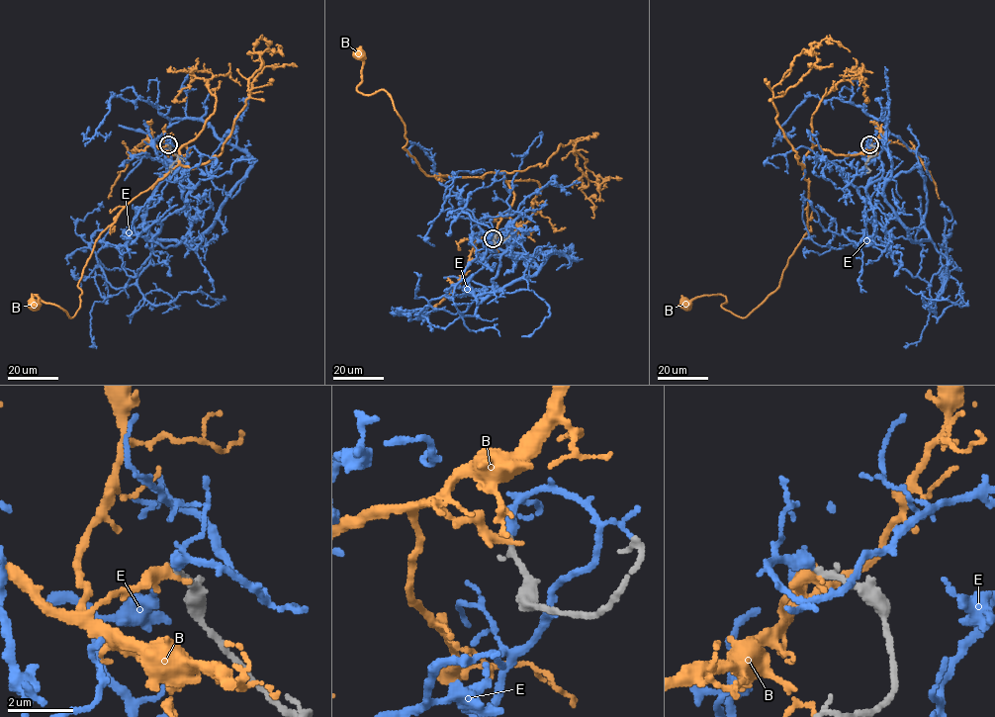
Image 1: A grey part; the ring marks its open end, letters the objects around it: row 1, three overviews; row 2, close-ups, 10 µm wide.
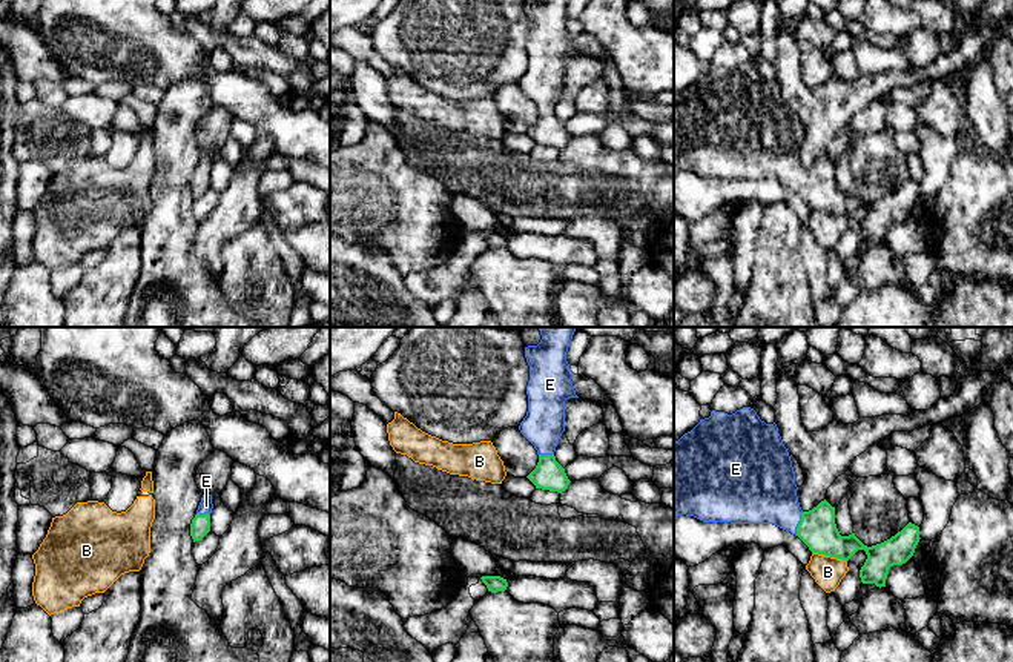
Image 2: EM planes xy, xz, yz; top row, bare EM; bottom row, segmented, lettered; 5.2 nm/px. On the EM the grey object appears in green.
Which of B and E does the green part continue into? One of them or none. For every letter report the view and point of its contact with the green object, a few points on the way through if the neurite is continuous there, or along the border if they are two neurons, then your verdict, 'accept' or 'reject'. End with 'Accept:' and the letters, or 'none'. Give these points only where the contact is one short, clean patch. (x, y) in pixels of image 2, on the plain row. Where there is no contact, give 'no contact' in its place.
B: contact yz (829, 211); border yz (812, 209), (841, 214), (846, 218); reject
E: contact yz (798, 180); way yz (817, 185), (798, 180), (763, 148); accept
Accept: E

